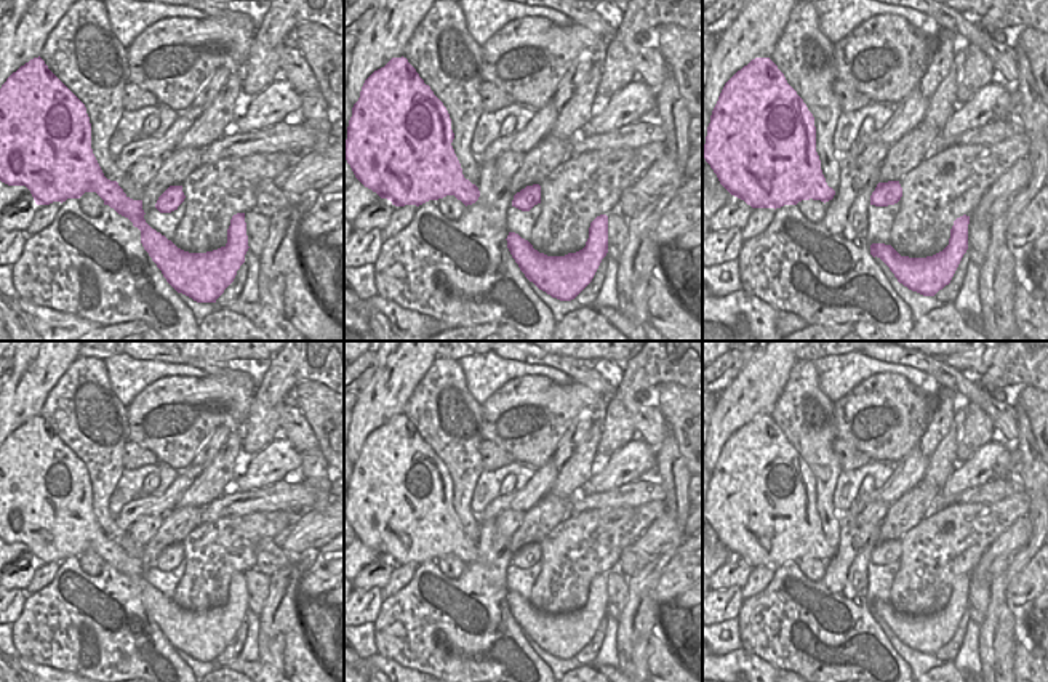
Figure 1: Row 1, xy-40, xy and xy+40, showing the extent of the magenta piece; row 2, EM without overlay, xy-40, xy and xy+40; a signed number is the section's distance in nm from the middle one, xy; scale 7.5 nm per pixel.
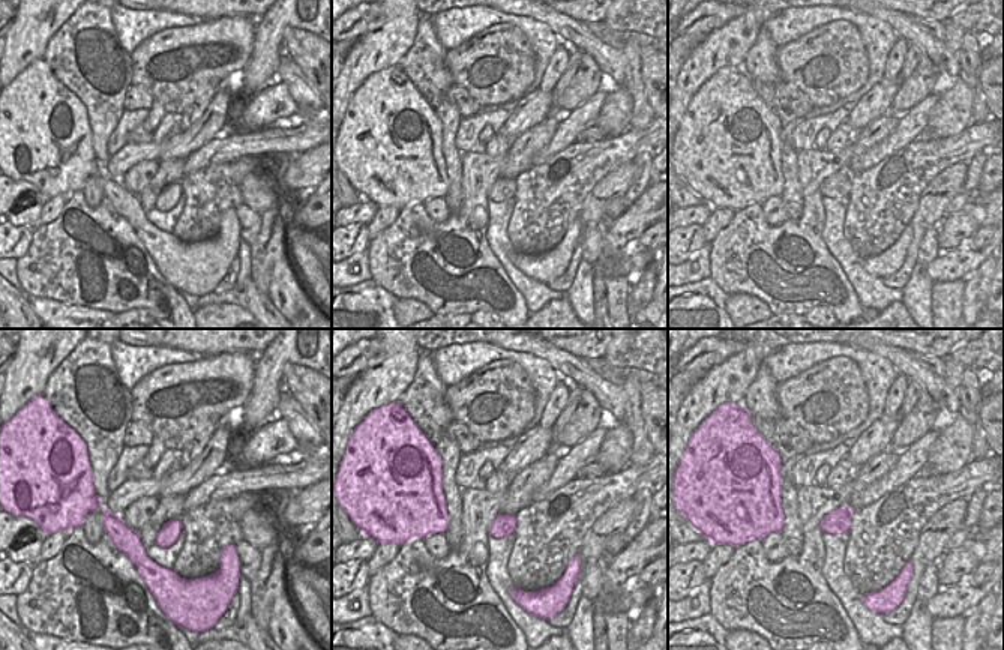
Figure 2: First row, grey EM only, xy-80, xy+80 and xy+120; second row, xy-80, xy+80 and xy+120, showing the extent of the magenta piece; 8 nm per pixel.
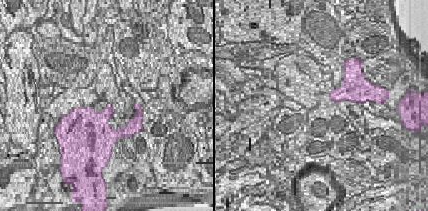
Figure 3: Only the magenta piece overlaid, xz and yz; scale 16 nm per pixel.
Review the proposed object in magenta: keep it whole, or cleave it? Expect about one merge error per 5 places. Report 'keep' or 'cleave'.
keep

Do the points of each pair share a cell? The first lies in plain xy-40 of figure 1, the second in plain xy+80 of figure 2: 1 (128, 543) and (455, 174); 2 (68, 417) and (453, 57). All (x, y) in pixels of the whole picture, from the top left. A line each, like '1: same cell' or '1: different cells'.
1: different cells
2: different cells

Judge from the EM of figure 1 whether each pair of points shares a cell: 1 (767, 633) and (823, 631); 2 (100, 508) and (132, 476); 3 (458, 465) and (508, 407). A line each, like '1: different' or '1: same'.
1: same
2: different
3: different

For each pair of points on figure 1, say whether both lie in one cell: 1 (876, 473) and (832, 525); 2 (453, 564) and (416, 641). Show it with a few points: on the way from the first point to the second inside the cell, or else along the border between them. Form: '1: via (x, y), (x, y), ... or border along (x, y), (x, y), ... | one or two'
1: border along (839, 476), (834, 485), (834, 511), (839, 516) | two
2: border along (436, 559), (448, 577), (456, 578), (466, 567) | two

